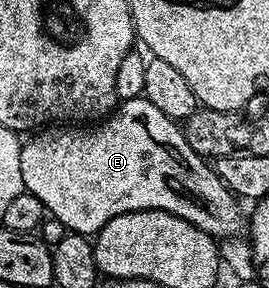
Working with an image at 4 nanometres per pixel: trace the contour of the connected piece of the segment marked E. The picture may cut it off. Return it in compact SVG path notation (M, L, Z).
M145 96L125 99L117 107L116 112L111 113L109 117L97 124L66 124L61 128L39 129L37 133L27 137L22 143L20 176L25 193L36 196L36 200L40 200L46 207L47 215L51 219L54 217L60 225L66 226L62 228L76 234L97 235L98 231L104 228L104 224L108 224L108 220L112 220L124 212L136 212L137 210L163 210L172 216L180 216L184 220L188 220L188 224L196 224L196 228L208 232L215 240L239 237L244 230L244 210L242 214L241 208L238 207L240 205L239 199L223 184L218 173L214 171L213 165L190 147L183 127L175 119L164 116L164 112L160 112L160 108L156 108L156 104L149 102Z

